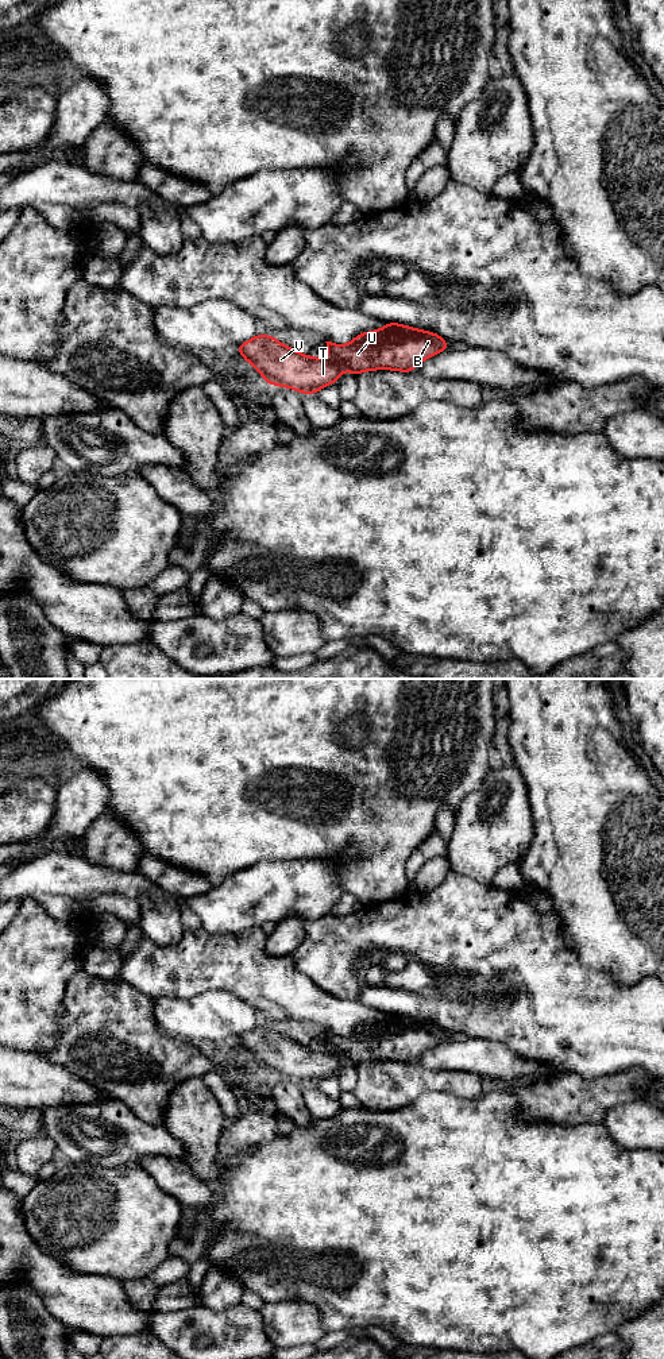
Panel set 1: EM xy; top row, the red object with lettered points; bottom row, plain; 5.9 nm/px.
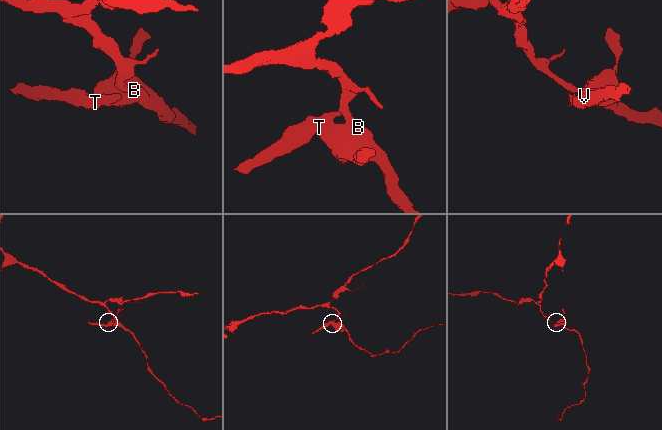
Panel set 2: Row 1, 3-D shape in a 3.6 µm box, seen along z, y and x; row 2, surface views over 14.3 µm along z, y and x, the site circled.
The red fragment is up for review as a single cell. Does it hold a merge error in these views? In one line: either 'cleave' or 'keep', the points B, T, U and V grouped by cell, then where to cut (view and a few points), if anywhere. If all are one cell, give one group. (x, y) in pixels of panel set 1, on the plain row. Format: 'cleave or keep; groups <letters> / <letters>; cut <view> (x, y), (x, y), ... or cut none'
cleave; groups B U / T V; cut xy (328, 1047), (338, 1051), (346, 1061)

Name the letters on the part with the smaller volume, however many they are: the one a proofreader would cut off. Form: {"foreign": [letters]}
{"foreign": ["T", "V"]}

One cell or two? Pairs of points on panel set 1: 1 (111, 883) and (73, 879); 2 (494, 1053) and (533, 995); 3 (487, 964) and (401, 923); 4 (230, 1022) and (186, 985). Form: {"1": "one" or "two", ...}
{"1": "one", "2": "two", "3": "one", "4": "two"}

